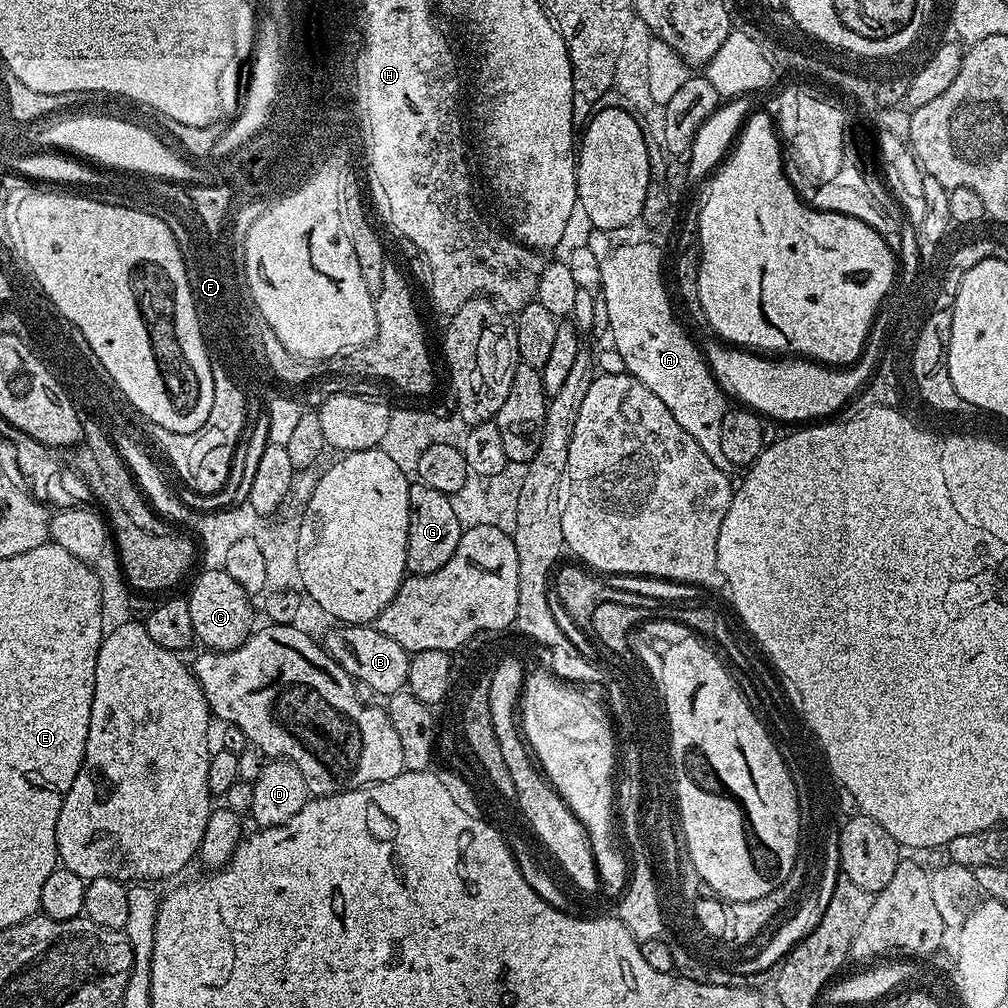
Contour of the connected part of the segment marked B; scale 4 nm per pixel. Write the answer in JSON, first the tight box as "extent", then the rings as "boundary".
{"extent":[323,624,410,698],"boundary":[[[346,624],[332,626],[323,633],[324,649],[346,670],[348,675],[372,686],[376,694],[387,698],[396,692],[405,691],[410,670],[410,655],[407,649],[398,646],[394,638],[386,638],[375,626]]]}

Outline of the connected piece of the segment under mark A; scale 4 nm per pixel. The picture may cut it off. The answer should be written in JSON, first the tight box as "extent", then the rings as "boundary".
{"extent":[600,242,730,464],"boundary":[[[636,242],[636,244],[620,244],[612,248],[608,253],[603,253],[600,261],[602,278],[600,286],[602,289],[602,312],[608,315],[608,328],[612,331],[612,344],[620,355],[623,371],[628,375],[638,378],[650,394],[656,395],[666,410],[674,414],[674,422],[706,450],[706,454],[715,464],[725,463],[721,447],[721,425],[722,418],[730,409],[729,397],[719,380],[708,365],[707,359],[699,343],[695,344],[690,337],[684,333],[682,325],[676,321],[672,313],[672,304],[668,301],[668,292],[664,289],[664,276],[660,273],[660,267],[664,260],[660,257],[661,249],[651,243]]]}

